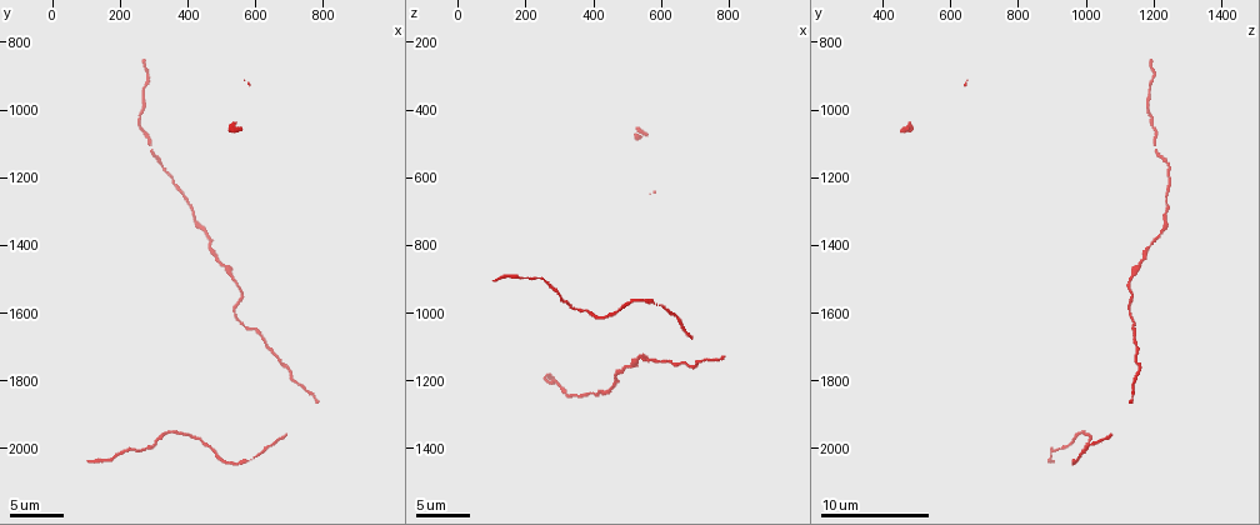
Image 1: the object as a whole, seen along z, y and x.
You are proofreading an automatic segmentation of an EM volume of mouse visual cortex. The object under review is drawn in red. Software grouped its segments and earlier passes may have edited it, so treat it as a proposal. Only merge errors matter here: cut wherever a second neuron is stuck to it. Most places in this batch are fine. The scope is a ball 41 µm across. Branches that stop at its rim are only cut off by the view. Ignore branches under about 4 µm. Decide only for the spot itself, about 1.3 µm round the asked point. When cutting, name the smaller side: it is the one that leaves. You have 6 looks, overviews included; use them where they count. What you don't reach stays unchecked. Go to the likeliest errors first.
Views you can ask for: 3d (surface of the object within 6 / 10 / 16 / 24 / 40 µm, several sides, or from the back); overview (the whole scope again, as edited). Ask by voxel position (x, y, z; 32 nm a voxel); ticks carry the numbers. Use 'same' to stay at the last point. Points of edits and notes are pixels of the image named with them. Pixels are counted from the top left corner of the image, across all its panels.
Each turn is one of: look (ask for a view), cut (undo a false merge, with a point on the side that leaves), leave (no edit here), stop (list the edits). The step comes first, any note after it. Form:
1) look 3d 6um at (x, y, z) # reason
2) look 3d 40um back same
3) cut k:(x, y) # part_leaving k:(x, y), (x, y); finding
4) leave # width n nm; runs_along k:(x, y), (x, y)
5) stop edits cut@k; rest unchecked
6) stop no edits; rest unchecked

look 3d 6um at (530, 1490, 1130)

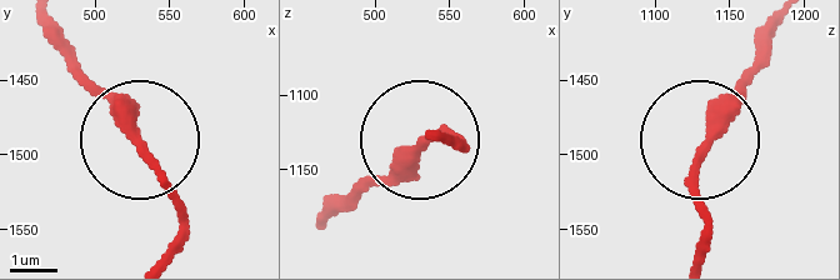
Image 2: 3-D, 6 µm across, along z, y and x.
leave # side_arm 46 um; runs_along 2:(708, 139), (768, 60); continuous, no second neuron

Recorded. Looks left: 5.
look 3d 6um at (410, 1300, 1240) # calibre changes

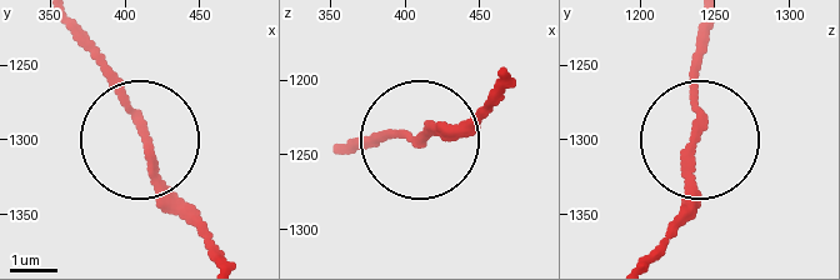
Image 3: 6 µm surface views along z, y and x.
leave # runs_along 3:(496, 83), (449, 130), (345, 143); one neuron here

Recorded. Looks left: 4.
look 3d 6um at (290, 1100, 1210) # a narrow waist

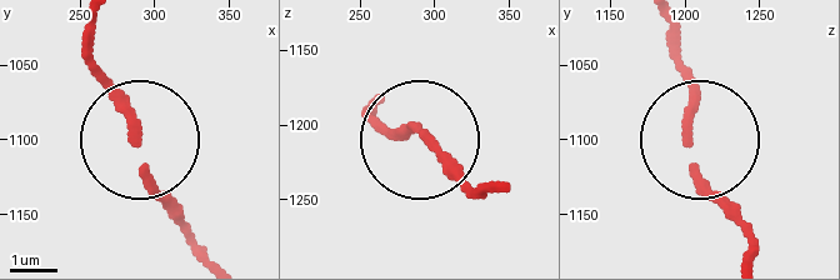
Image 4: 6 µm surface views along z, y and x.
leave # width 160 nm; runs_along 4:(748, 256), (688, 136), (675, 33); one neuron here

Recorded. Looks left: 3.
stop no edits; rest unchecked

